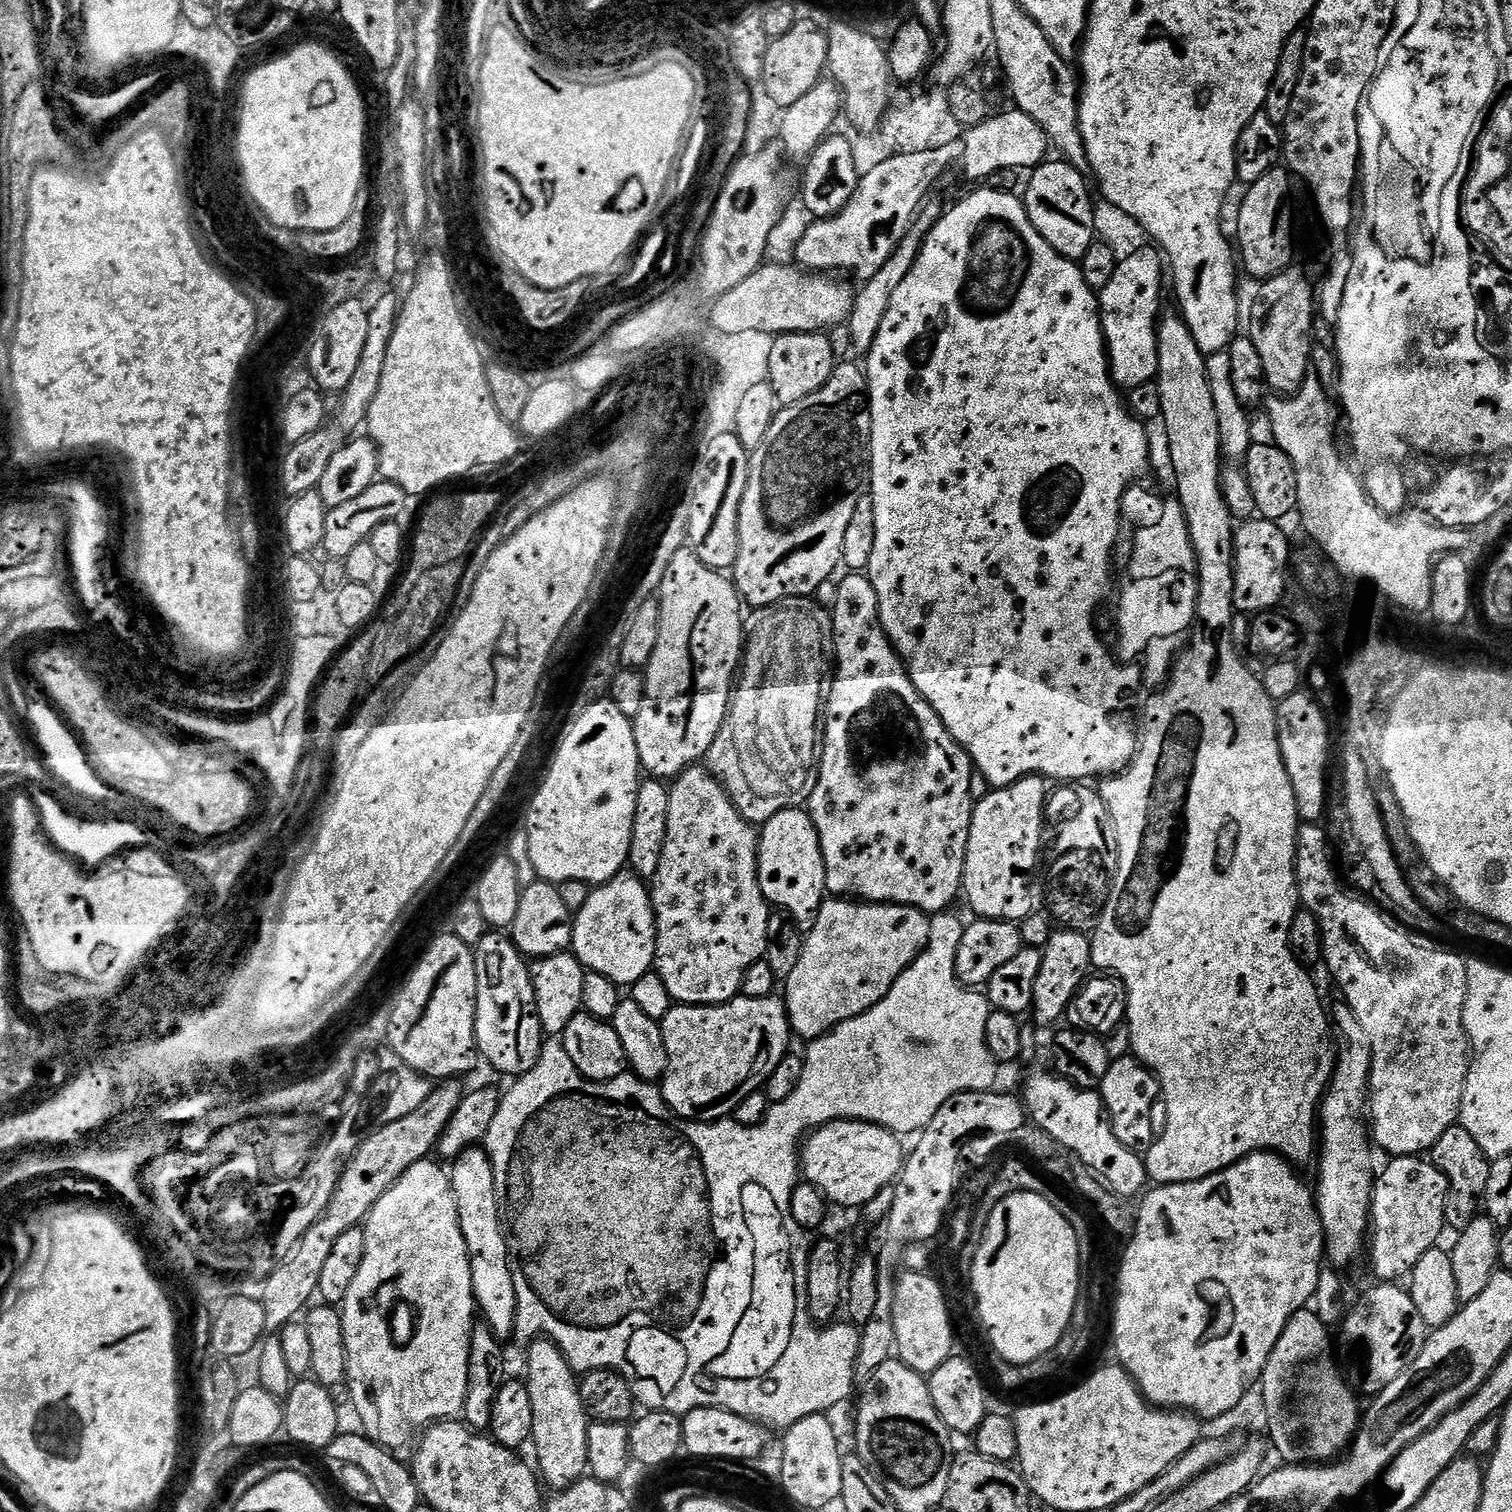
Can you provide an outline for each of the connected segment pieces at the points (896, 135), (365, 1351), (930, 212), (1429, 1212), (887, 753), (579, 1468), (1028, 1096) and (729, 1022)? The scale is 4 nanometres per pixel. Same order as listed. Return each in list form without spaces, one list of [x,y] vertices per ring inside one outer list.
[[[934,88],[934,91],[904,106],[894,108],[885,115],[877,132],[859,133],[851,139],[854,168],[860,176],[870,174],[875,167],[898,153],[922,153],[924,150],[940,149],[942,146],[957,143],[961,137],[962,125],[950,110],[947,89]]]
[[[435,1159],[420,1160],[378,1202],[368,1211],[368,1219],[362,1227],[366,1238],[366,1250],[362,1254],[362,1266],[358,1266],[358,1275],[354,1277],[350,1290],[346,1290],[346,1298],[342,1305],[340,1317],[342,1318],[342,1334],[346,1342],[346,1389],[352,1395],[352,1404],[356,1407],[356,1416],[362,1425],[368,1420],[368,1412],[372,1412],[372,1404],[368,1404],[368,1392],[372,1388],[400,1388],[400,1412],[408,1416],[408,1420],[427,1420],[431,1425],[441,1420],[451,1420],[459,1417],[464,1411],[466,1386],[468,1385],[468,1363],[470,1362],[470,1334],[472,1325],[478,1316],[476,1295],[472,1292],[472,1275],[470,1274],[470,1258],[466,1250],[466,1238],[462,1238],[462,1226],[458,1222],[458,1202],[454,1198],[452,1178],[447,1171],[444,1172],[435,1164]]]
[[[925,203],[924,207],[920,209],[916,219],[912,222],[912,227],[904,235],[900,245],[894,250],[894,254],[890,254],[886,266],[882,266],[882,270],[878,270],[878,274],[874,274],[874,278],[863,281],[859,285],[860,288],[855,293],[852,313],[849,314],[846,323],[846,330],[852,335],[854,351],[867,354],[874,346],[874,338],[878,338],[878,326],[882,326],[882,318],[886,318],[886,310],[890,310],[890,298],[894,298],[894,290],[898,290],[902,278],[906,278],[906,274],[910,274],[920,253],[920,247],[924,245],[924,239],[928,237],[928,231],[941,218],[942,208],[932,203]]]
[[[1397,1156],[1387,1161],[1384,1169],[1379,1169],[1372,1185],[1372,1210],[1370,1213],[1370,1256],[1376,1280],[1396,1282],[1399,1276],[1407,1277],[1418,1266],[1418,1258],[1441,1243],[1440,1235],[1446,1232],[1444,1215],[1448,1197],[1448,1180],[1438,1170],[1431,1159],[1420,1156]]]
[[[848,574],[848,577],[841,582],[836,588],[836,601],[830,604],[830,615],[832,617],[832,644],[834,645],[835,668],[834,675],[830,680],[830,687],[826,692],[826,719],[822,724],[822,751],[818,756],[818,775],[816,777],[816,785],[810,794],[810,798],[806,802],[806,811],[812,817],[814,826],[818,830],[818,838],[820,839],[820,849],[822,850],[822,858],[826,866],[826,889],[833,897],[836,898],[859,898],[861,901],[869,904],[901,904],[902,906],[910,906],[916,908],[920,912],[929,914],[939,914],[945,910],[951,909],[952,903],[955,902],[956,896],[961,895],[962,885],[964,882],[964,859],[966,858],[966,846],[970,838],[970,822],[972,821],[972,810],[974,807],[974,795],[972,796],[972,776],[974,780],[974,769],[972,759],[966,754],[966,750],[962,750],[962,746],[957,742],[946,730],[946,726],[942,722],[942,718],[938,718],[938,714],[930,705],[922,698],[922,694],[918,694],[918,690],[914,686],[914,682],[908,677],[908,669],[896,649],[892,647],[892,643],[888,640],[888,635],[882,630],[880,625],[880,615],[878,614],[878,594],[874,594],[874,586],[864,574]]]
[[[537,1338],[527,1348],[526,1383],[530,1390],[530,1406],[534,1406],[534,1426],[530,1441],[531,1447],[536,1447],[534,1464],[539,1479],[547,1487],[549,1484],[552,1490],[563,1490],[578,1483],[588,1472],[586,1438],[590,1421],[582,1406],[577,1373],[568,1365],[560,1347],[553,1340]]]
[[[1059,1074],[1051,1075],[1034,1077],[1029,1082],[1028,1089],[1022,1092],[1024,1107],[1031,1123],[1046,1130],[1046,1134],[1050,1134],[1054,1142],[1062,1142],[1062,1146],[1066,1146],[1066,1150],[1070,1150],[1092,1173],[1103,1180],[1111,1192],[1121,1198],[1139,1197],[1145,1191],[1144,1184],[1149,1183],[1144,1156],[1139,1152],[1131,1152],[1126,1146],[1122,1146],[1122,1142],[1118,1142],[1099,1091],[1079,1088]]]
[[[739,995],[735,1000],[728,1000],[725,1004],[677,1003],[665,1014],[660,1024],[660,1029],[664,1035],[666,1054],[668,1055],[668,1068],[664,1071],[662,1081],[664,1101],[668,1103],[668,1107],[677,1116],[681,1116],[684,1120],[695,1120],[697,1124],[713,1124],[716,1120],[729,1119],[735,1113],[737,1106],[742,1102],[742,1098],[750,1098],[750,1094],[761,1091],[767,1085],[770,1074],[774,1074],[778,1062],[782,1062],[782,1058],[789,1055],[790,1048],[788,1048],[788,1043],[794,1040],[793,1030],[788,1025],[788,1010],[784,1007],[783,999],[777,998],[775,995],[770,995],[766,998],[746,998],[745,996]]]

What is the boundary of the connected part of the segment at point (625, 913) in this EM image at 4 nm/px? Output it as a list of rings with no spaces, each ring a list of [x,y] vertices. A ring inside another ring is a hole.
[[[625,870],[589,892],[592,893],[585,898],[580,912],[578,908],[572,922],[571,951],[587,971],[602,974],[618,986],[630,986],[638,982],[642,974],[653,971],[656,962],[656,915],[652,909],[649,885],[635,872]]]

